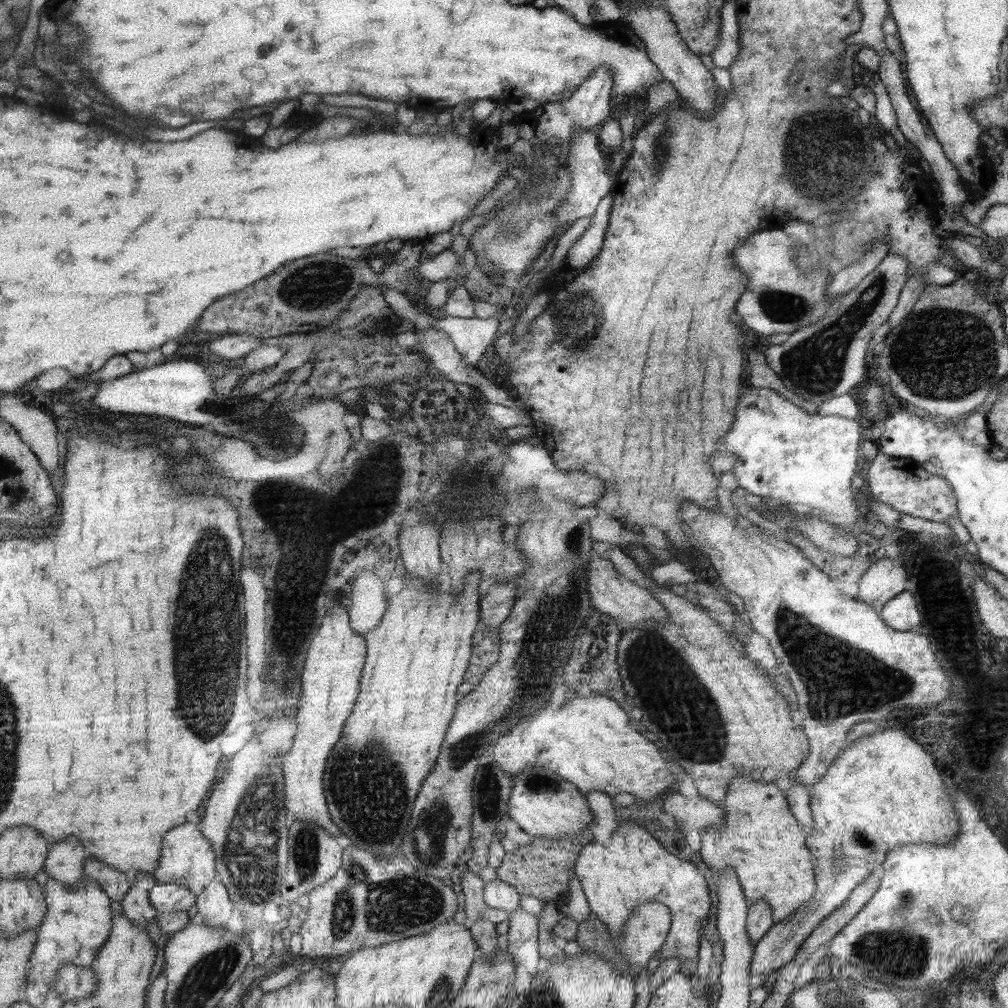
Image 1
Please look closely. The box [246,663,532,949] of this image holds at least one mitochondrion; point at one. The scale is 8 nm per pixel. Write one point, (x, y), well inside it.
(371, 803)

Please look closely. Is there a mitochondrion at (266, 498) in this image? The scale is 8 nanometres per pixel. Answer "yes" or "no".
yes

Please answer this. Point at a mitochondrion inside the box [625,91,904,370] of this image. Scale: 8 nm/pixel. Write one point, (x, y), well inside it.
(781, 306)

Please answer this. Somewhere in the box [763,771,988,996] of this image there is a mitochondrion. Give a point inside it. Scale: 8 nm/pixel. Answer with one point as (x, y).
(897, 941)

